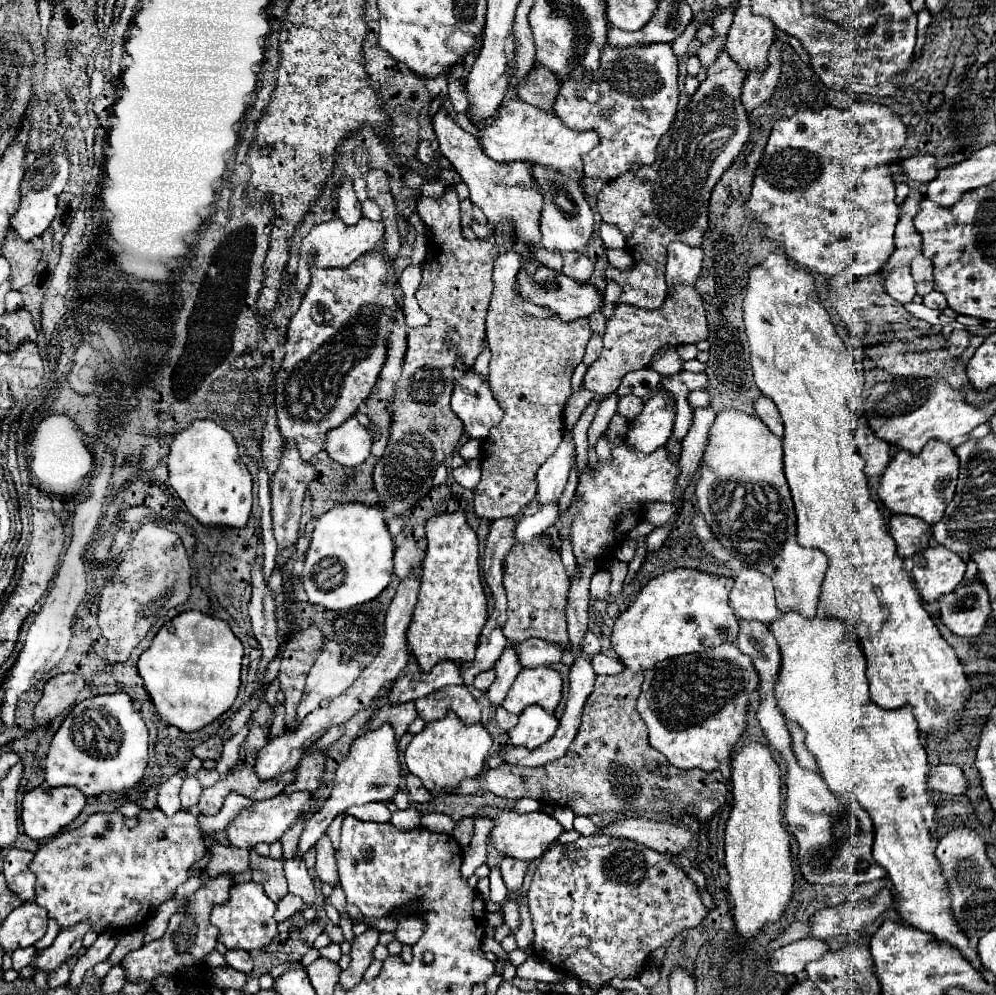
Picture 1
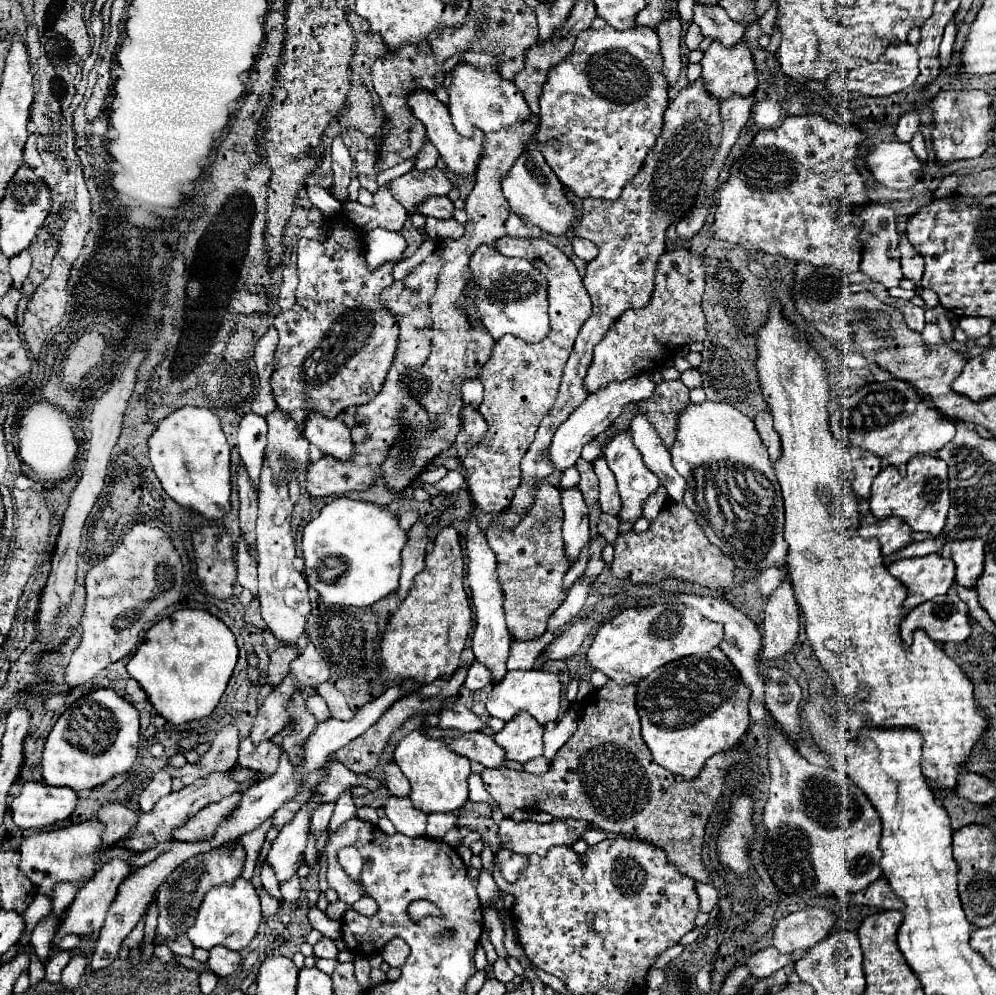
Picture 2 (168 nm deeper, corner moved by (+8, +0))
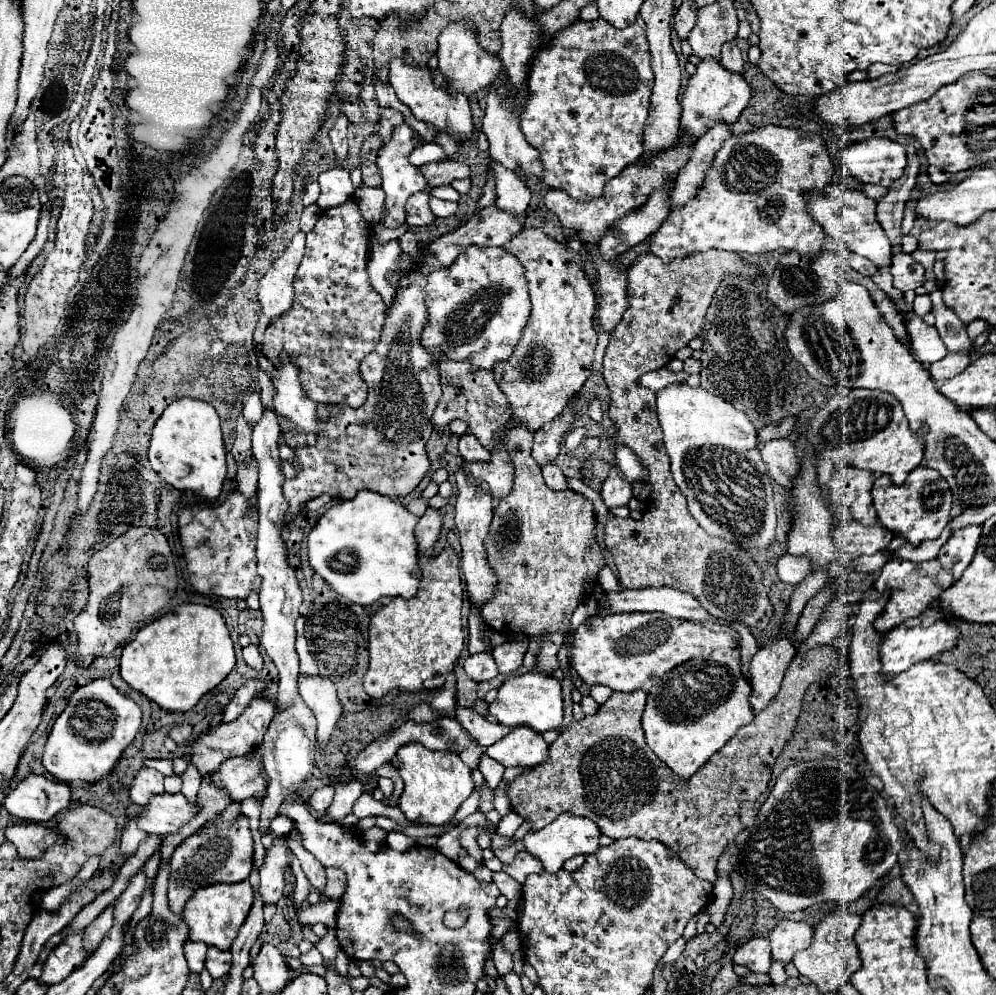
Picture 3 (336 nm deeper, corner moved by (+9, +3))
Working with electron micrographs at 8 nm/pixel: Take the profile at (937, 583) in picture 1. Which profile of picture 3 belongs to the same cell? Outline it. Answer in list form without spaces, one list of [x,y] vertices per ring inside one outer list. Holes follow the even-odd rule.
[[[902,558],[888,560],[884,564],[884,568],[880,570],[880,576],[872,584],[872,588],[876,588],[876,592],[880,592],[880,594],[888,592],[888,602],[886,602],[882,614],[874,620],[874,628],[878,632],[886,634],[890,628],[896,628],[904,620],[920,616],[928,608],[928,604],[932,600],[936,600],[950,584],[952,584],[952,574],[948,570],[944,570],[938,560],[920,562],[920,564],[908,562],[908,560],[902,560]]]

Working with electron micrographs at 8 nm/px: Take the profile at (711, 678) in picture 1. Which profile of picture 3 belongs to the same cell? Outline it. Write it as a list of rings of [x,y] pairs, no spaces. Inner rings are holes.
[[[738,648],[716,650],[708,656],[708,660],[692,660],[682,664],[680,668],[674,668],[648,694],[648,704],[642,716],[642,728],[646,734],[648,746],[674,774],[688,780],[700,766],[704,766],[710,760],[712,754],[716,754],[736,734],[740,726],[752,722],[754,712],[748,702],[750,692],[752,688],[740,672]]]

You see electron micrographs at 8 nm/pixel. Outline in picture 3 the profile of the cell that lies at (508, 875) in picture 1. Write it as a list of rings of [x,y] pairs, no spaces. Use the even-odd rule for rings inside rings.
[[[518,852],[516,858],[514,858],[514,862],[508,864],[504,868],[504,872],[508,876],[512,876],[516,882],[522,884],[526,880],[526,876],[542,872],[542,864],[540,864],[540,860],[536,856],[530,856],[530,852]]]

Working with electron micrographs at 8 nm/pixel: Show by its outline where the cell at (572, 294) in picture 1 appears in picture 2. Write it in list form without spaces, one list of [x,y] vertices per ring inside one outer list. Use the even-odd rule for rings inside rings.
[[[481,245],[471,257],[473,281],[479,285],[475,305],[467,307],[467,315],[471,319],[481,319],[487,331],[495,337],[495,341],[503,335],[515,335],[525,341],[539,341],[547,335],[549,315],[547,315],[547,279],[543,279],[541,271],[535,269],[527,259],[515,259],[501,255],[495,247]]]

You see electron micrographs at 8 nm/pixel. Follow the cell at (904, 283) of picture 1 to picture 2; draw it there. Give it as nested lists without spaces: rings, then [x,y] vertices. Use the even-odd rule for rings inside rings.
[[[869,203],[859,211],[859,217],[863,219],[863,233],[861,237],[865,239],[865,249],[863,249],[863,259],[861,259],[861,271],[869,275],[873,281],[885,285],[887,289],[897,287],[903,279],[901,273],[901,263],[899,263],[899,235],[897,235],[897,223],[895,223],[895,213],[889,205],[883,203]]]

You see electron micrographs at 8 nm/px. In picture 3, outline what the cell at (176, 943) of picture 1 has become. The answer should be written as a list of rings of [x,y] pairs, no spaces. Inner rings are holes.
[[[248,818],[234,820],[234,824],[214,824],[210,820],[202,832],[188,836],[172,854],[172,870],[168,884],[168,906],[174,914],[184,910],[186,900],[194,890],[216,884],[216,882],[242,882],[252,870],[252,834],[248,828]]]

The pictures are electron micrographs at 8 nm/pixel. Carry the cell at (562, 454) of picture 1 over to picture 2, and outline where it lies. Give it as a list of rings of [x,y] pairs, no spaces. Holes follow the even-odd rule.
[[[643,373],[643,375],[631,377],[631,379],[621,381],[621,383],[617,383],[617,381],[615,381],[615,383],[609,383],[607,387],[599,389],[595,395],[589,395],[589,397],[579,405],[579,409],[575,409],[575,411],[565,419],[565,423],[555,431],[555,435],[553,435],[551,447],[549,447],[549,451],[547,451],[547,459],[549,459],[549,463],[553,465],[553,471],[555,471],[555,473],[563,473],[565,469],[573,467],[575,461],[577,461],[579,455],[581,455],[583,445],[585,445],[589,439],[593,439],[593,437],[597,437],[599,433],[603,433],[603,431],[619,417],[619,413],[623,411],[623,407],[627,407],[627,405],[633,403],[633,401],[649,399],[649,397],[653,395],[653,389],[655,389],[653,381],[649,379],[647,373]]]

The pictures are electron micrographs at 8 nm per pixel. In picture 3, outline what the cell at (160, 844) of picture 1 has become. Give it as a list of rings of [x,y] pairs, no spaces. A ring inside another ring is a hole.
[[[28,822],[6,826],[4,836],[8,842],[12,842],[18,848],[18,854],[22,858],[38,858],[48,846],[62,844],[64,840],[54,830],[42,828],[40,824],[28,824]]]

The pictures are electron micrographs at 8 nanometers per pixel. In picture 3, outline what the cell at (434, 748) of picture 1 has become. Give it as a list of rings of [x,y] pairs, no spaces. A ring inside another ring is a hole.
[[[410,742],[398,750],[396,760],[400,760],[400,776],[404,780],[404,792],[398,798],[398,808],[406,820],[414,824],[448,824],[458,812],[460,804],[474,790],[470,768],[454,752],[434,752],[418,742]]]

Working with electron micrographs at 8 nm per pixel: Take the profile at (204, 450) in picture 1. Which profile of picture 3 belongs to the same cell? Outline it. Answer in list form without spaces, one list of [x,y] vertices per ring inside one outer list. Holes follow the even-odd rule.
[[[190,396],[174,400],[154,426],[150,466],[178,490],[192,490],[210,500],[218,498],[226,478],[226,450],[216,410],[208,402]]]

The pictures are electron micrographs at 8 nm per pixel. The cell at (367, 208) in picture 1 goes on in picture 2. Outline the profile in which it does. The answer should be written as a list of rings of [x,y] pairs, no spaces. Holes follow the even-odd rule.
[[[379,187],[379,191],[373,195],[373,205],[361,205],[347,201],[343,203],[343,217],[355,223],[361,231],[373,231],[377,227],[383,227],[387,231],[399,231],[403,223],[407,221],[407,211],[399,201],[395,201],[387,187]]]

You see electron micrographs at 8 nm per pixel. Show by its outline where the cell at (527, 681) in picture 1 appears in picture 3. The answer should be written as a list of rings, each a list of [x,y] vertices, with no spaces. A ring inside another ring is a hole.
[[[538,672],[508,676],[498,690],[496,702],[490,704],[490,714],[506,726],[530,726],[532,730],[538,730],[538,732],[558,730],[564,718],[560,682],[554,676],[542,676]]]

